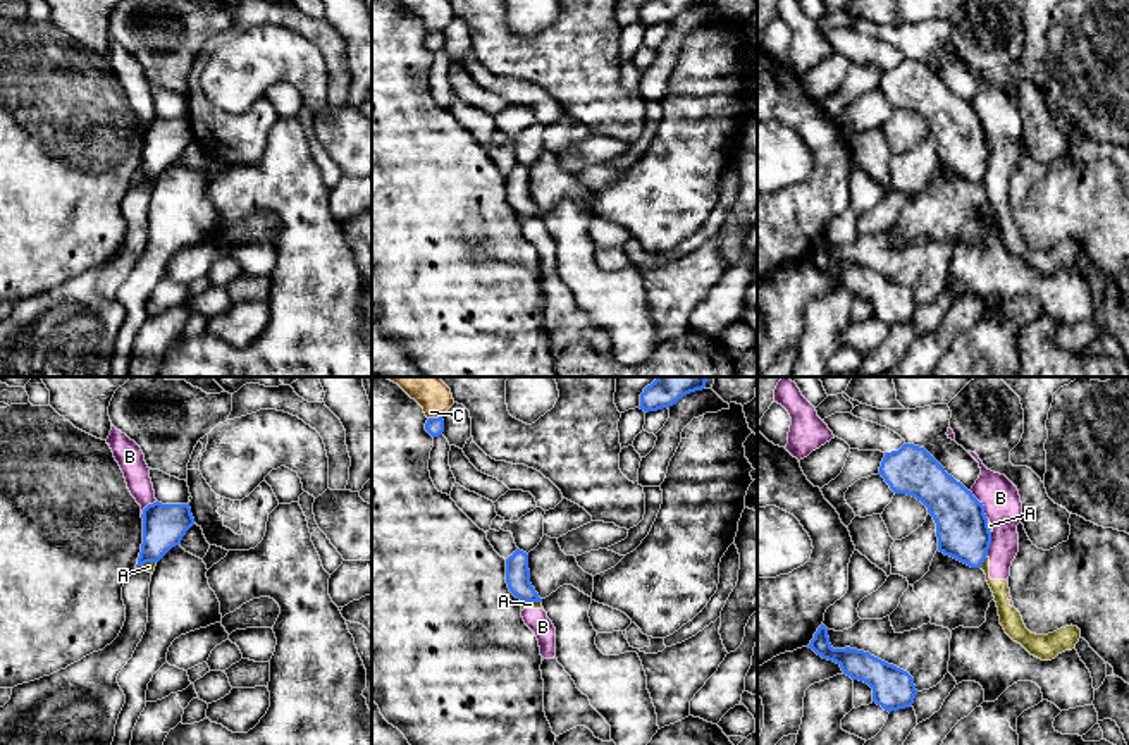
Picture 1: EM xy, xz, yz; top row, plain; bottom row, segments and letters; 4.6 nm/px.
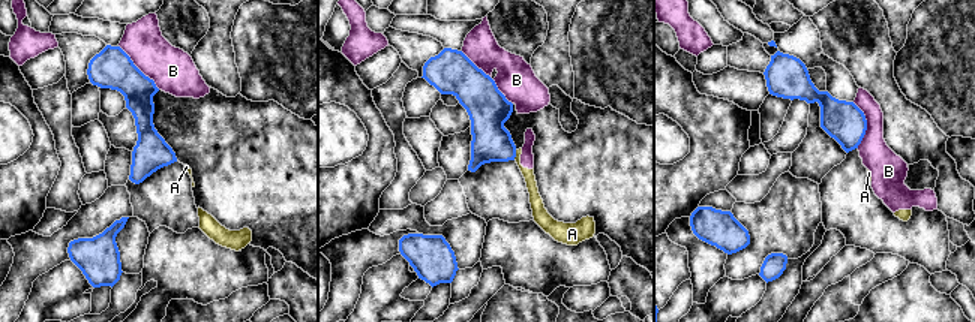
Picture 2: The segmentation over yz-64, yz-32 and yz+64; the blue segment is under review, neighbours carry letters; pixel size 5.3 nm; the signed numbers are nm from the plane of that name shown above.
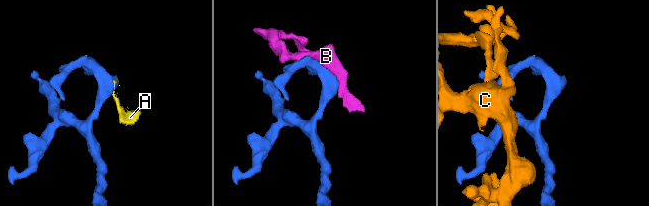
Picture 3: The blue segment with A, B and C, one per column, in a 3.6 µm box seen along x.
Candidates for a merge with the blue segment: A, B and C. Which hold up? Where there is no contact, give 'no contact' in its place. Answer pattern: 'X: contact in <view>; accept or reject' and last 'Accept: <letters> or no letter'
A: contact in yz; reject
B: contact in yz; reject
C: contact in xz; reject
Accept: no letter

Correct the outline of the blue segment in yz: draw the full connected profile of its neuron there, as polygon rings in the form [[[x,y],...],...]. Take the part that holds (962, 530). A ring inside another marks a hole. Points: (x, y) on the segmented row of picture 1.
[[[904,444],[898,451],[885,453],[879,473],[895,494],[907,494],[921,501],[936,523],[938,551],[971,568],[981,568],[991,544],[991,532],[984,506],[971,490],[945,471],[924,449]]]

